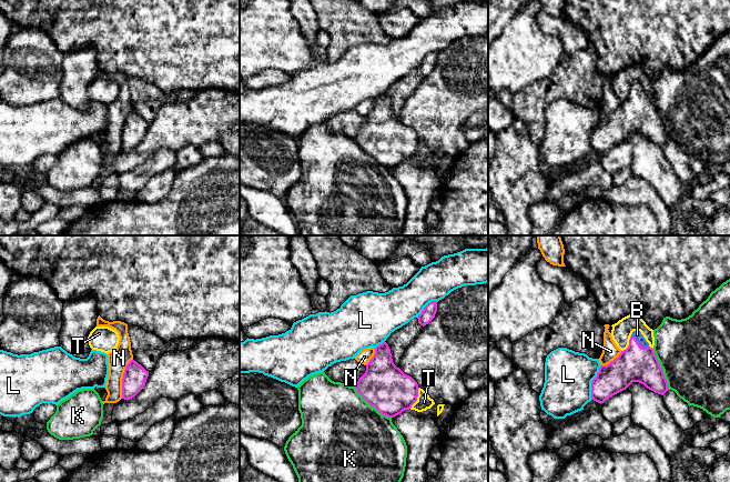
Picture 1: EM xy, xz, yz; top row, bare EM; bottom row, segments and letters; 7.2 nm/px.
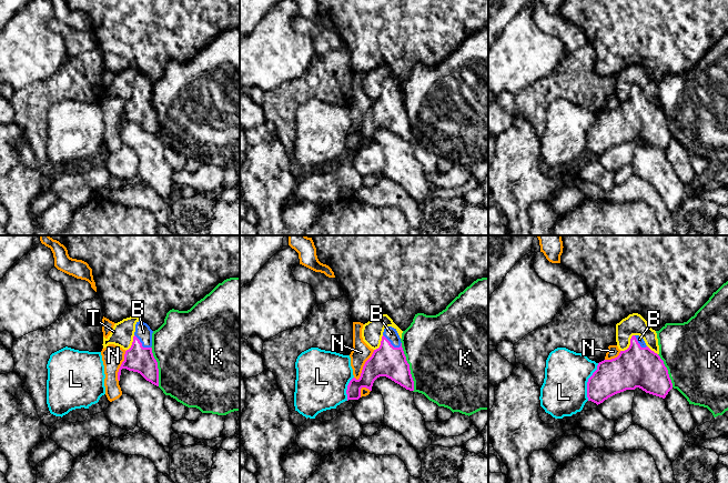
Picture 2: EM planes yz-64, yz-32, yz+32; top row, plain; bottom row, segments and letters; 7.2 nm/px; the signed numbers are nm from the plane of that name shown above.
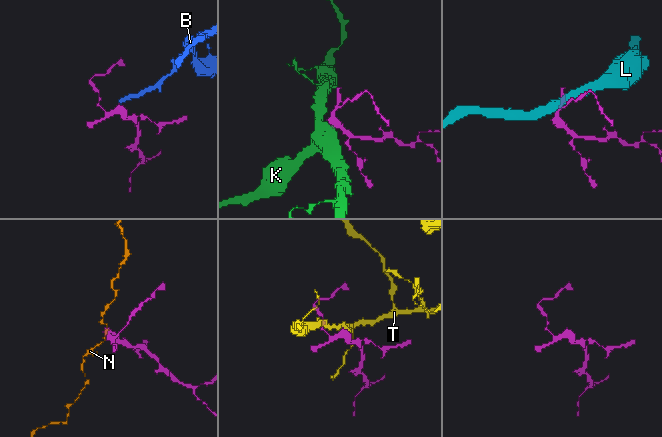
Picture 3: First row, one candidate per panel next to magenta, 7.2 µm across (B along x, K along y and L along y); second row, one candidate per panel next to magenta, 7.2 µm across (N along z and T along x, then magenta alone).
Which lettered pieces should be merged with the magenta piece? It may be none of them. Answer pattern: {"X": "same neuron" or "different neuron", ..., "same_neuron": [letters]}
{"B": "same neuron", "K": "different neuron", "L": "different neuron", "N": "different neuron", "T": "different neuron", "same_neuron": ["B"]}

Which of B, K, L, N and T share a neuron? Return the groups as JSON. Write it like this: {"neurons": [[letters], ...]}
{"neurons": [["B"], ["K"], ["L"], ["N"], ["T"]]}

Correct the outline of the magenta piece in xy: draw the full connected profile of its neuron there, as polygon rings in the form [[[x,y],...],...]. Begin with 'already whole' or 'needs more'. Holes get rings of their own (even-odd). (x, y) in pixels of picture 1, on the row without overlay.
already whole; [[[131,111],[123,124],[122,150],[130,151],[134,149],[145,137],[148,128],[149,122],[136,112]]]

